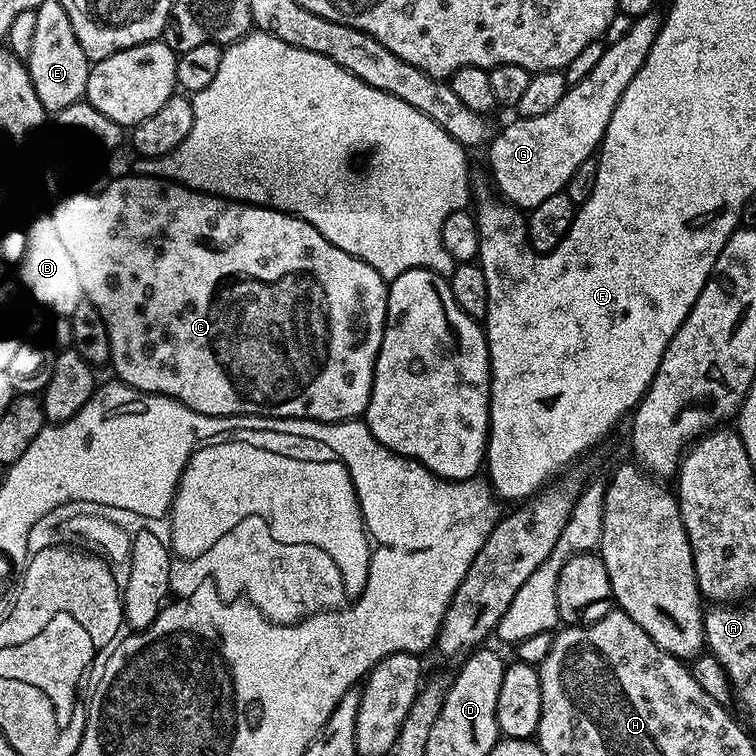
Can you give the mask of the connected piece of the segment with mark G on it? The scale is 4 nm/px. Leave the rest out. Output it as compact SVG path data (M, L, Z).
M656 10L635 17L626 35L605 47L594 70L590 70L582 82L571 85L554 110L515 118L497 136L495 133L491 137L487 145L488 168L501 192L499 195L509 205L512 203L513 209L531 210L553 194L565 191L570 174L574 174L582 162L593 159L604 138L610 114L614 114L614 106L618 106L626 86L630 86L630 78L642 70L642 62L646 62L646 54L650 54L650 46L654 46L654 38L658 38L661 23L661 13Z

